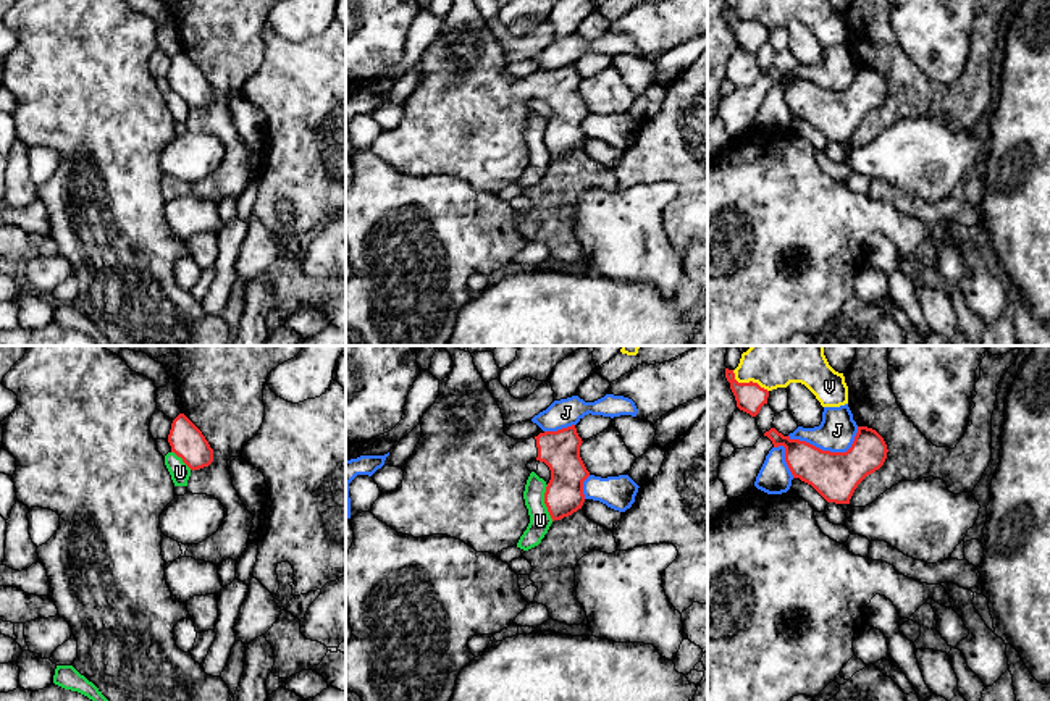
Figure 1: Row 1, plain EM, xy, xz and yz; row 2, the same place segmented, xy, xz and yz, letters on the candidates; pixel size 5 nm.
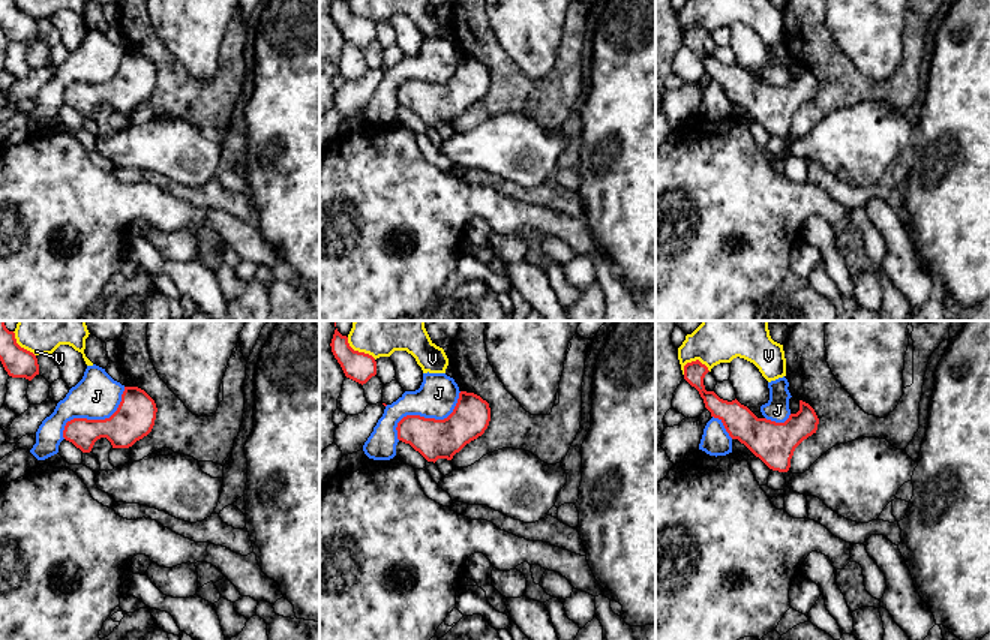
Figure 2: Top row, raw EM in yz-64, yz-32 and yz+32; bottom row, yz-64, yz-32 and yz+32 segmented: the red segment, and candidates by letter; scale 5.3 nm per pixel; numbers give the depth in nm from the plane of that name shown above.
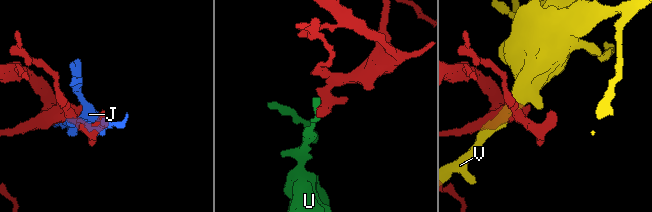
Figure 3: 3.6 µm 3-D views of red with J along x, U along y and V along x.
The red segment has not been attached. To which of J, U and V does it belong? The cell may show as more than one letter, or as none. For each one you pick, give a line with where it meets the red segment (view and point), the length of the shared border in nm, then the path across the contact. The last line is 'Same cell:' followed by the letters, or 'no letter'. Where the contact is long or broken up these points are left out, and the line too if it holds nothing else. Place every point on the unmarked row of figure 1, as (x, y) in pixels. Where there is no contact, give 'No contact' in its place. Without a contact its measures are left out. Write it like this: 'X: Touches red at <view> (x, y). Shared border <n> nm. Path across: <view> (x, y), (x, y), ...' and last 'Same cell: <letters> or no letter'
Same cell: no letter

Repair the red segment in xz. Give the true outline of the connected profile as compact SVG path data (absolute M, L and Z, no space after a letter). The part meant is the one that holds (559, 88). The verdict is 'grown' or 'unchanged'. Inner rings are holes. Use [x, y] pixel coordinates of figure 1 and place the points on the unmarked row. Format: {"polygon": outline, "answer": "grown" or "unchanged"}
{"polygon": "M452 0L452 10L439 19L439 34L422 55L422 76L402 103L404 118L391 131L381 131L372 144L372 152L393 168L414 176L433 173L447 173L472 184L477 191L498 192L502 187L517 184L520 174L530 162L523 129L530 108L530 99L544 100L551 108L551 118L546 124L544 142L554 158L572 153L585 141L583 120L590 115L582 95L582 76L575 63L544 69L530 78L514 78L504 71L504 57L501 47L488 29L486 21L473 0Z", "answer": "grown"}

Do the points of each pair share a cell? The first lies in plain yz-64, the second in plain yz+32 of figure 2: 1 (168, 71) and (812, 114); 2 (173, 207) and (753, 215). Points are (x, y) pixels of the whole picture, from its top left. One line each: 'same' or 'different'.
1: same
2: same

